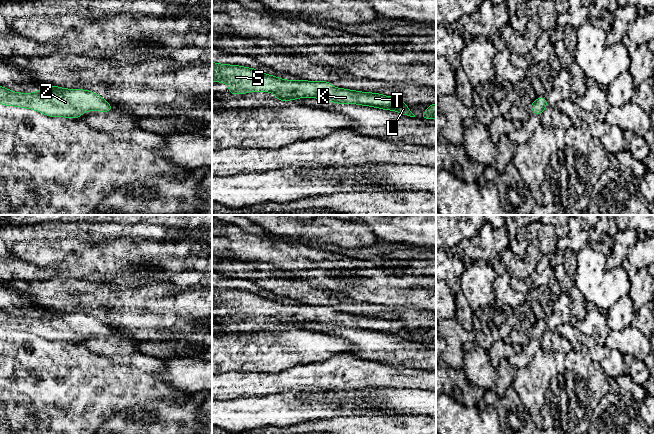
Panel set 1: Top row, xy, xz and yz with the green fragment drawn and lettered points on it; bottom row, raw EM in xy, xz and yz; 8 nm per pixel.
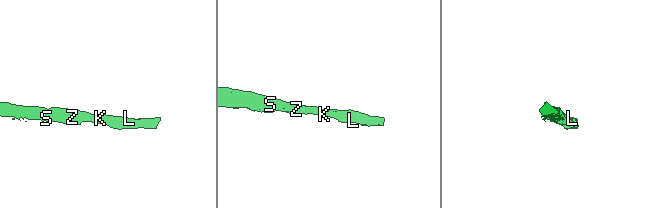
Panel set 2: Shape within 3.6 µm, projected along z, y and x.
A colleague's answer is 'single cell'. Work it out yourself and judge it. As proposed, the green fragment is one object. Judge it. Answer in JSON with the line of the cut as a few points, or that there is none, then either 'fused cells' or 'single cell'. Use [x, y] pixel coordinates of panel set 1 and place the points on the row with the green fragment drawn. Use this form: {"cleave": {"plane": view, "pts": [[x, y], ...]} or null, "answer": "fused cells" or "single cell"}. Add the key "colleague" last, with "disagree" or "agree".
{"cleave": null, "answer": "single cell", "colleague": "agree"}

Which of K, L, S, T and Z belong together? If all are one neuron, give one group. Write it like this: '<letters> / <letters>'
K L S T Z

